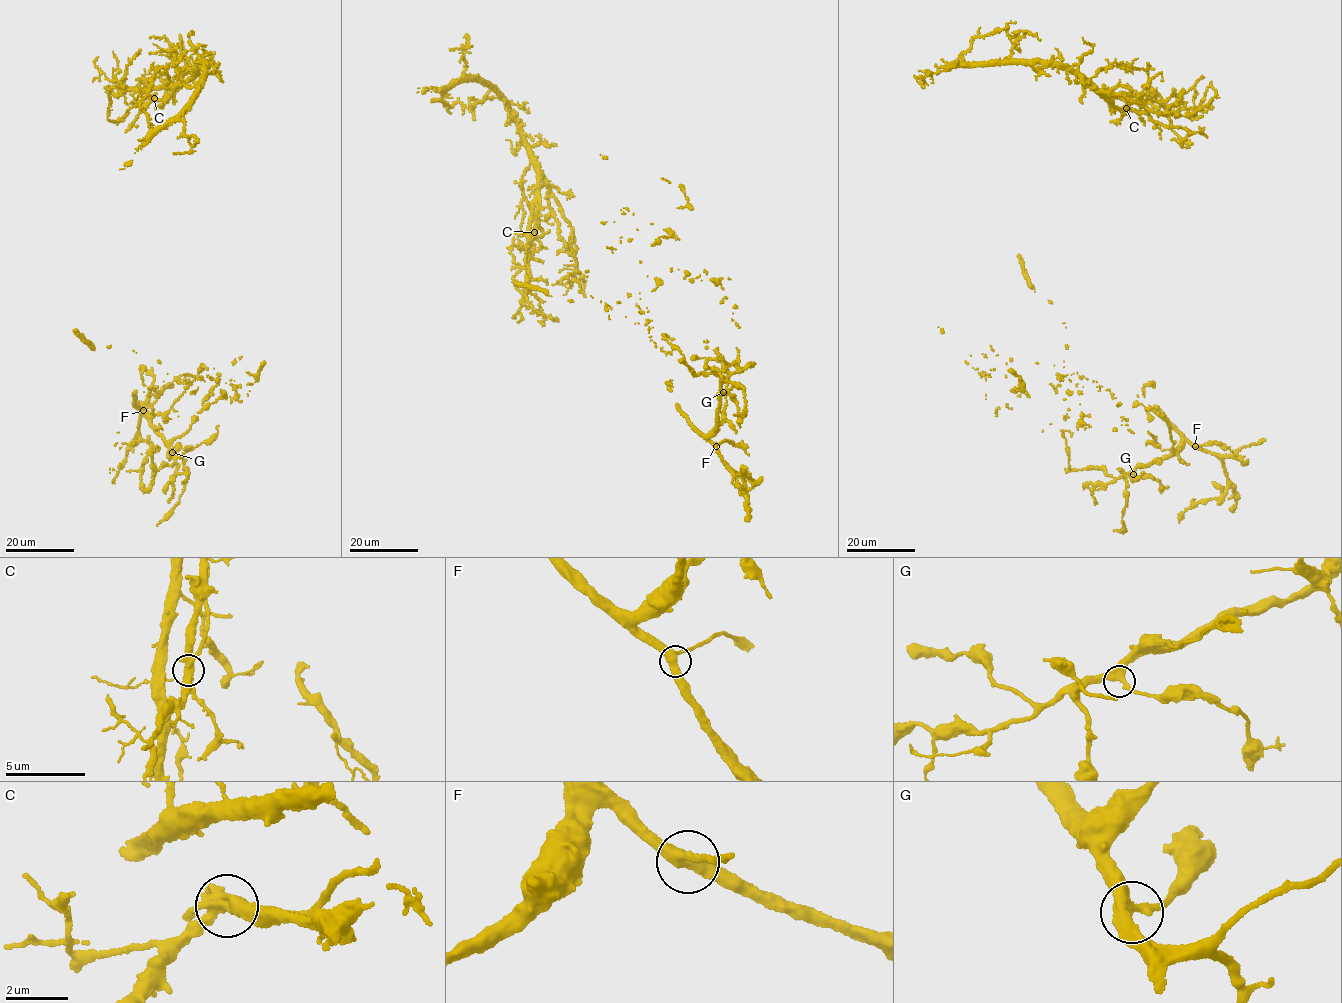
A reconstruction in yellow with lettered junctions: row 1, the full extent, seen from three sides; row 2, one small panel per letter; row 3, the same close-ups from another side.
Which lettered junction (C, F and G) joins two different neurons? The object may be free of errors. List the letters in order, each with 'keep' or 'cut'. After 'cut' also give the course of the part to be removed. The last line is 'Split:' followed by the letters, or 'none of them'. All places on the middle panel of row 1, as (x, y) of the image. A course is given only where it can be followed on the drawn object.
C: cut; foreign part runs (534, 232), (538, 224), (542, 172), (540, 165), (534, 162)
F: keep
G: keep
Split: C

